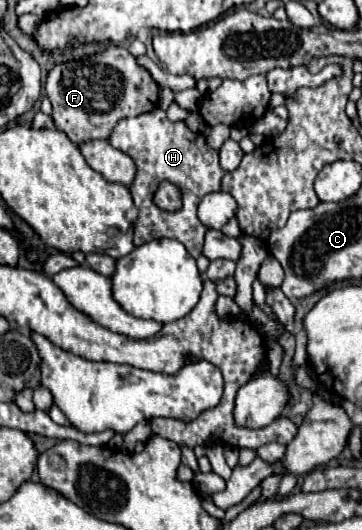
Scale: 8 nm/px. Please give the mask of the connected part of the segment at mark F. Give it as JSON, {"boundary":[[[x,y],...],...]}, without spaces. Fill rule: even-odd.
{"boundary":[[[110,45],[94,55],[56,63],[46,79],[46,95],[54,107],[52,119],[56,129],[64,131],[76,145],[88,139],[108,139],[120,119],[156,109],[158,93],[160,87],[124,45]]]}

